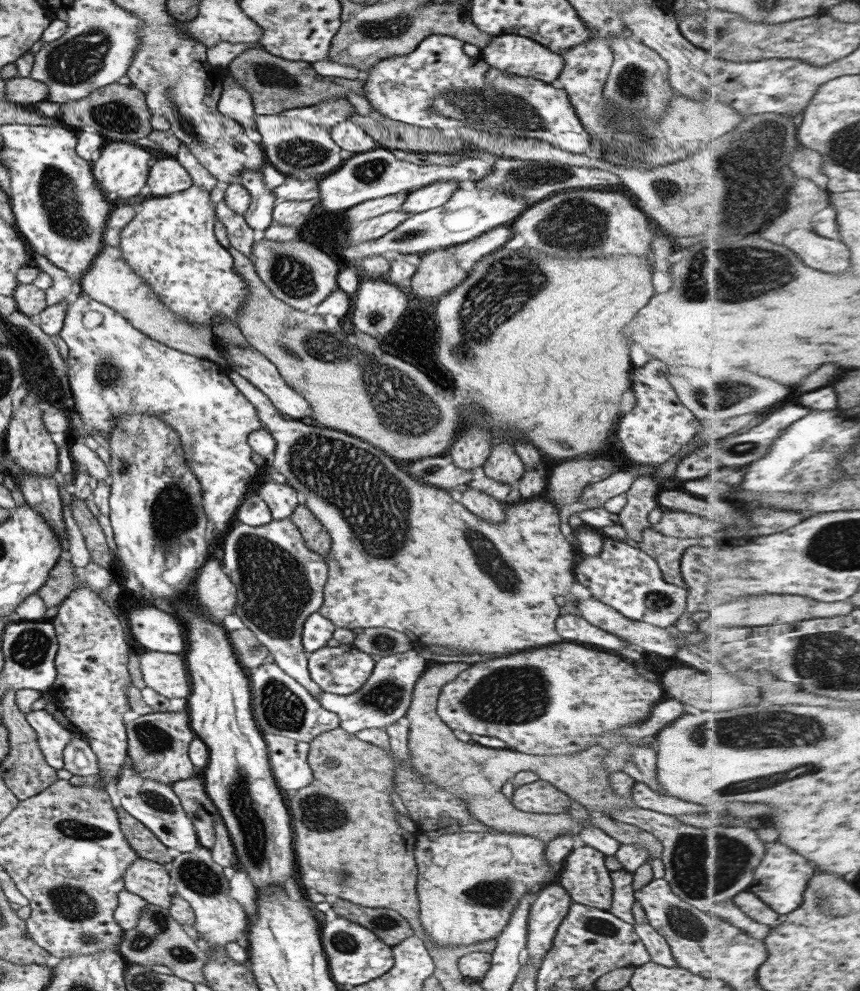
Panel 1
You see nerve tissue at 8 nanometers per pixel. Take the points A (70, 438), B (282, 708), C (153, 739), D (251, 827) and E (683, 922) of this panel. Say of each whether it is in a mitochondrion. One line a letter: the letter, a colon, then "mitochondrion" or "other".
A: other
B: mitochondrion
C: mitochondrion
D: mitochondrion
E: mitochondrion

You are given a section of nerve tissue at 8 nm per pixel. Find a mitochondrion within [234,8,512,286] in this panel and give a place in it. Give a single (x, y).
(266, 75)

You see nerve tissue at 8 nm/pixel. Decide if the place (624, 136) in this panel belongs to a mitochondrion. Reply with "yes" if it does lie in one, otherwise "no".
yes

